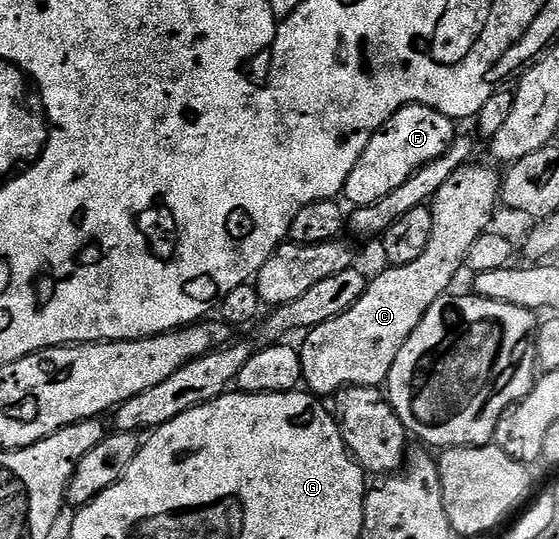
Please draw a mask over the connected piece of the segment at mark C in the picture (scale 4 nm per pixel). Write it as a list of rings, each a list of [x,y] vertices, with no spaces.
[[[470,162],[455,170],[455,174],[439,186],[439,194],[431,201],[431,242],[427,242],[427,250],[423,250],[415,262],[398,268],[386,267],[386,272],[368,281],[365,292],[351,310],[339,314],[339,318],[331,322],[308,329],[306,336],[309,337],[299,348],[303,384],[308,391],[326,398],[343,388],[375,388],[388,381],[391,366],[395,366],[395,358],[399,350],[403,350],[403,342],[411,338],[415,326],[419,326],[433,303],[452,289],[449,287],[457,271],[466,267],[471,246],[489,231],[489,224],[502,203],[502,173],[497,173],[496,167],[484,168],[477,163]]]

